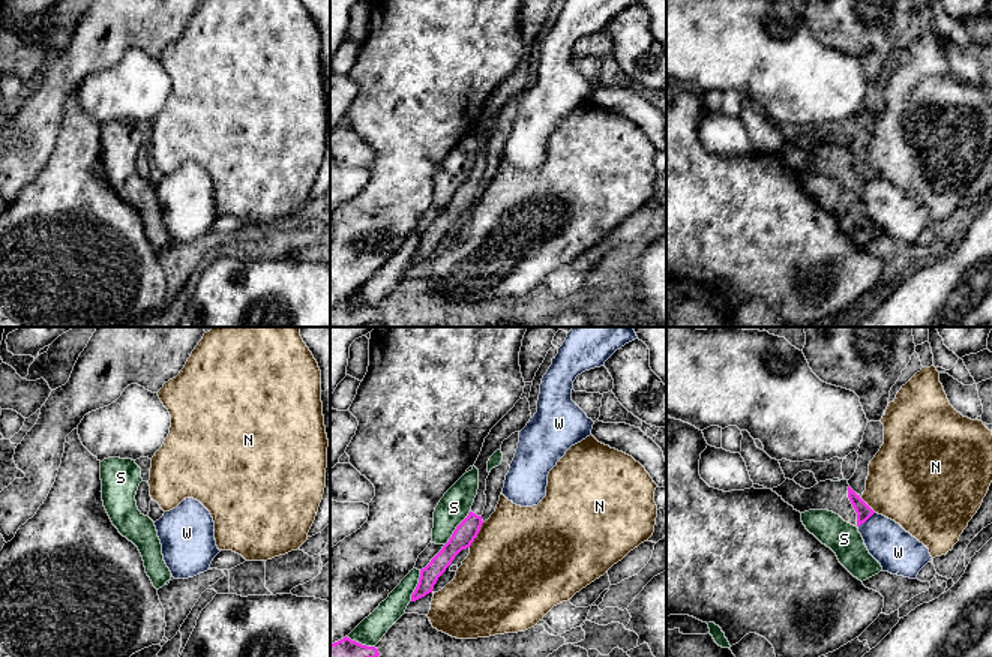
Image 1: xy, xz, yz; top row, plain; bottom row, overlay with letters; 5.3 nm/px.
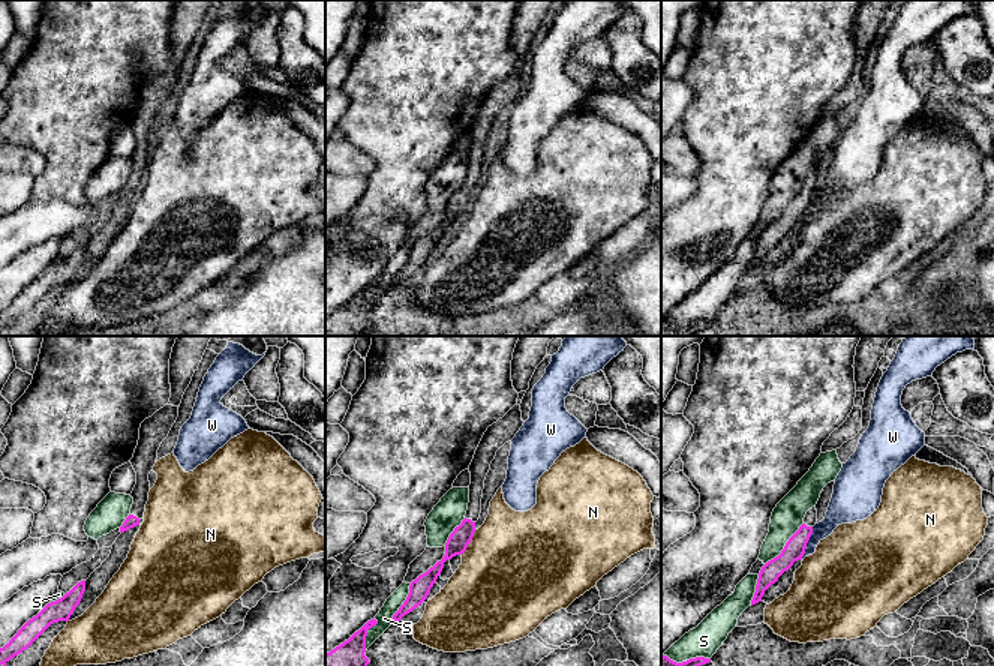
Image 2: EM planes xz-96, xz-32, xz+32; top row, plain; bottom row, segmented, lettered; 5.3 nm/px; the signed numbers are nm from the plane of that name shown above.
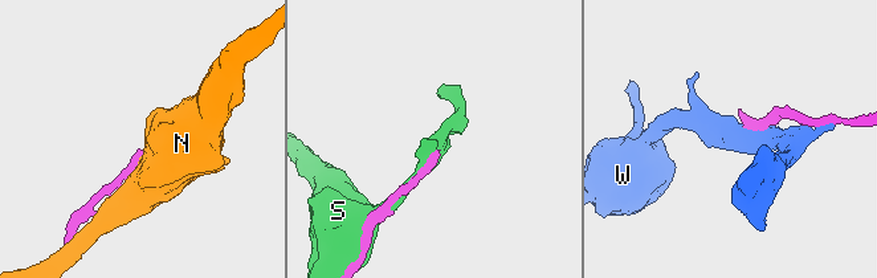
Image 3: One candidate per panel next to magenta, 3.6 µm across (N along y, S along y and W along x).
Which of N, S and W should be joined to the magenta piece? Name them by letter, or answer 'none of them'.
none of them

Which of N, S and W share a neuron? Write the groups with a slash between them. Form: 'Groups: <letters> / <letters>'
Groups: N / S / W

